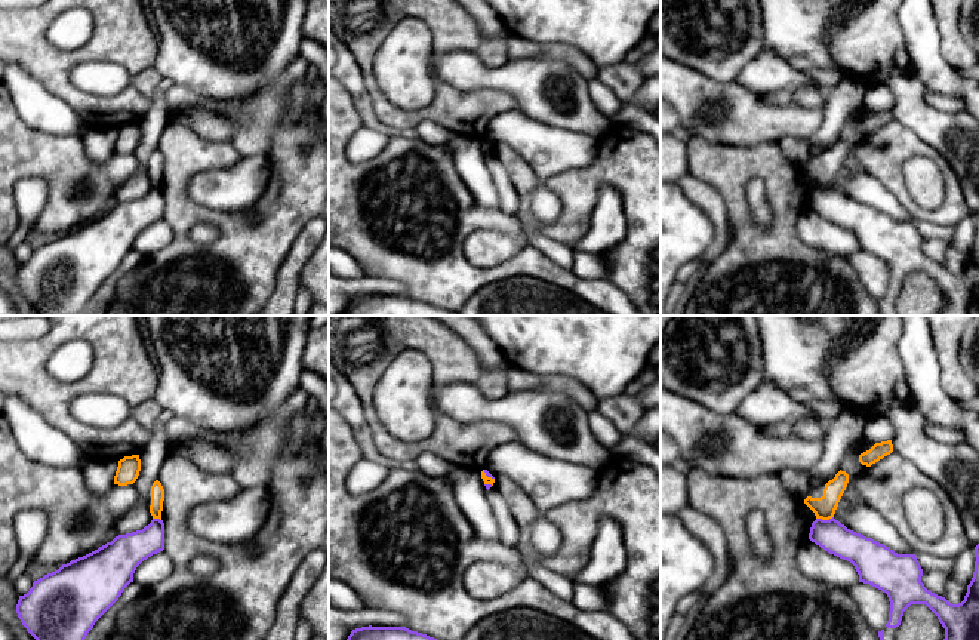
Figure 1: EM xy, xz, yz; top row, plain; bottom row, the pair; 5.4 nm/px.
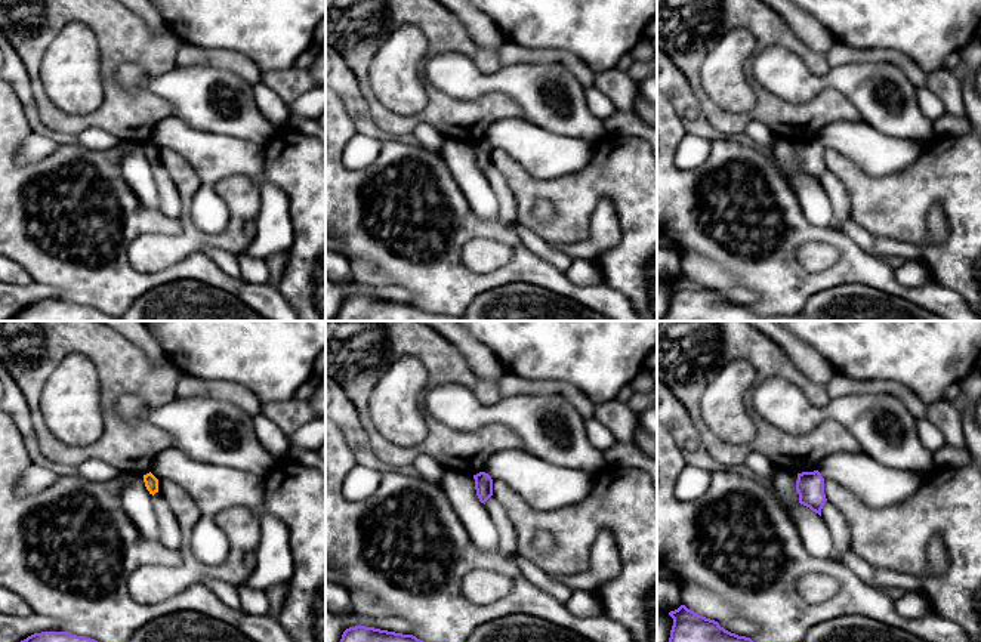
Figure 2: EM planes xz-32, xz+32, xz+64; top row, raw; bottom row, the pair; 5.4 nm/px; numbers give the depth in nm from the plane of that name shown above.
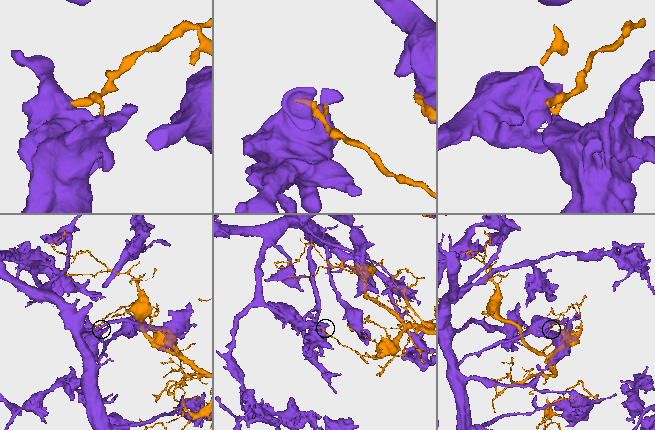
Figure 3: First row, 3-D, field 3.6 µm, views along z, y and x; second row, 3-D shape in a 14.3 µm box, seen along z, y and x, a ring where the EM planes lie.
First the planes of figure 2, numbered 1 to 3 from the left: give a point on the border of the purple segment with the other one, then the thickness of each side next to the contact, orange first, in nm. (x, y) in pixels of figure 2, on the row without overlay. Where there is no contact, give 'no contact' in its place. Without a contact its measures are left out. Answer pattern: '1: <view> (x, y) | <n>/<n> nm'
1: no contact
2: no contact
3: no contact

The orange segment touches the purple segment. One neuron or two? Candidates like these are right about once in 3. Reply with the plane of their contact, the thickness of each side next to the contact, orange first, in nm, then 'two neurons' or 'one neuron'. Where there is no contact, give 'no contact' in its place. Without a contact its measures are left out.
yz | 120/170 nm | two neurons

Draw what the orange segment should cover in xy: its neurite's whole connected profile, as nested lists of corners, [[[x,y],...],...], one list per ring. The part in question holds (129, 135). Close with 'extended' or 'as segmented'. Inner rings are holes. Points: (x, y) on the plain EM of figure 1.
[[[139,123],[124,124],[118,129],[118,135],[114,144],[114,153],[127,154],[133,153],[141,139]]]; as segmented

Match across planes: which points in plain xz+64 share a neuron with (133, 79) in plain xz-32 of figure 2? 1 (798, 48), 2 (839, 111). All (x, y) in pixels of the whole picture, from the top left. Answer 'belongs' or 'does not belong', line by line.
1: does not belong
2: does not belong

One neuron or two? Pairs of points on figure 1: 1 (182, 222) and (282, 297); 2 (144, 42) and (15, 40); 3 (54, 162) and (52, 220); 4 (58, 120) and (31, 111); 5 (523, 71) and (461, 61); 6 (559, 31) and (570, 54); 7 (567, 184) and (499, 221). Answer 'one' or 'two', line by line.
1: two
2: one
3: one
4: one
5: one
6: two
7: two

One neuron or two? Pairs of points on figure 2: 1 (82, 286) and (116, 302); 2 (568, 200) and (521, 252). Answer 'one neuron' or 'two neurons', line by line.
1: one neuron
2: two neurons

